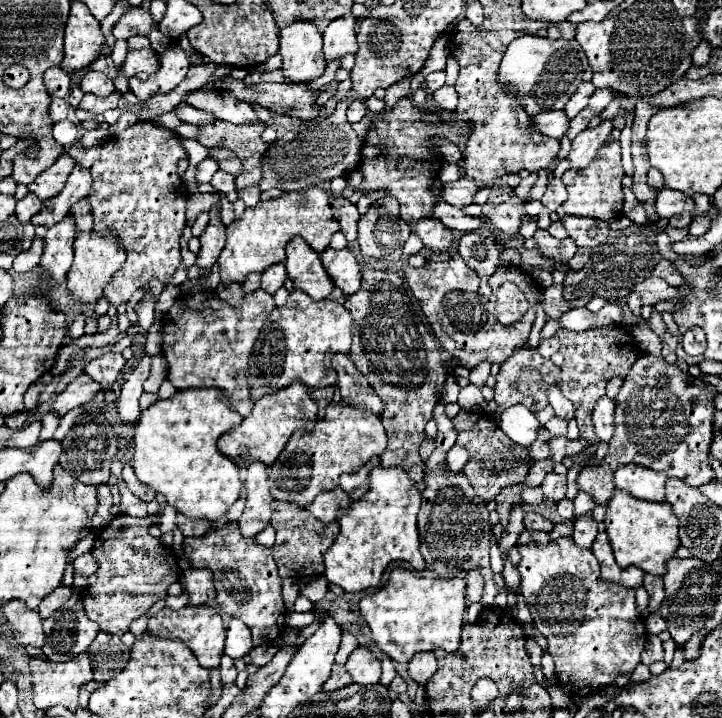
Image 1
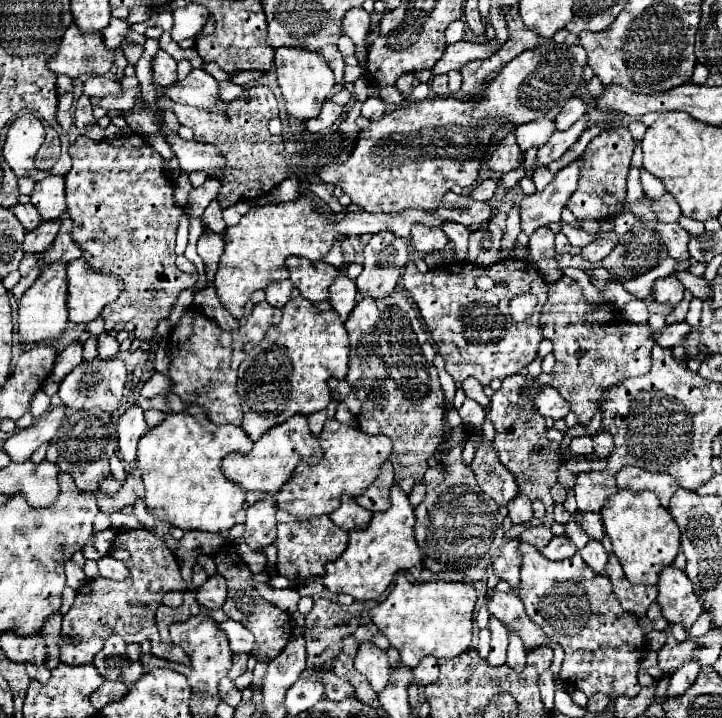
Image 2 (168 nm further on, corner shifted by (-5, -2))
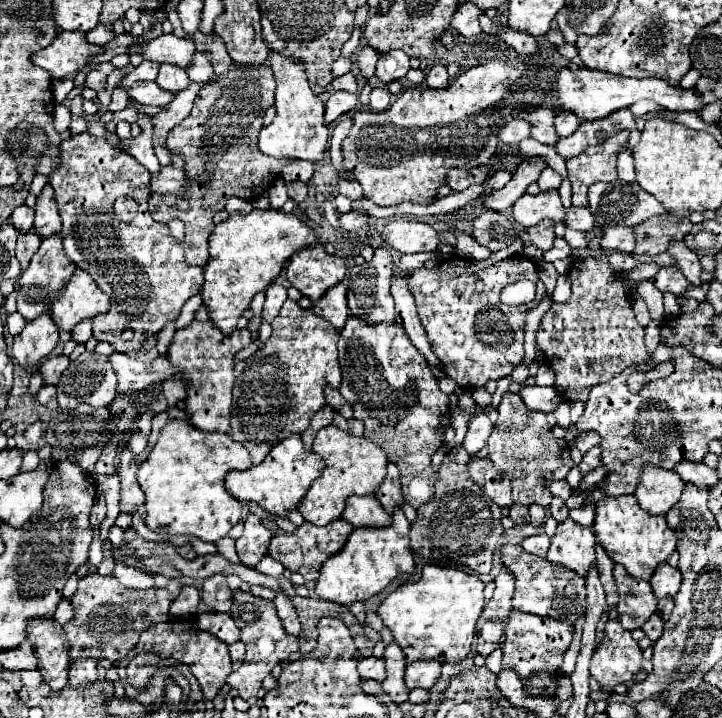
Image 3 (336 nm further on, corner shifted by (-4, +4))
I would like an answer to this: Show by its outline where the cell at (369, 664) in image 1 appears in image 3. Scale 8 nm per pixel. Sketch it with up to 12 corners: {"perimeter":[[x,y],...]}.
{"perimeter":[[368,657],[358,663],[362,679],[384,681],[384,661]]}

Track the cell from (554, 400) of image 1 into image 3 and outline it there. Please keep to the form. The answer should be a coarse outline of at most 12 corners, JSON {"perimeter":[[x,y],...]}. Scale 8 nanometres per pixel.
{"perimeter":[[524,385],[518,393],[530,411],[550,413],[560,405],[554,387]]}

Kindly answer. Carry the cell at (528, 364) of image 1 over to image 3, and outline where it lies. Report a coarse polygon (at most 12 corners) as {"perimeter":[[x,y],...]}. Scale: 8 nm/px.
{"perimeter":[[506,393],[488,459],[516,505],[548,507],[574,467],[544,413]]}

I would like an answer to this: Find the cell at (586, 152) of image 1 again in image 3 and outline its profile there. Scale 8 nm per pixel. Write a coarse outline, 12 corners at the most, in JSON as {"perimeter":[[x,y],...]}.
{"perimeter":[[558,191],[522,195],[514,221],[526,231],[542,219],[564,219]]}

